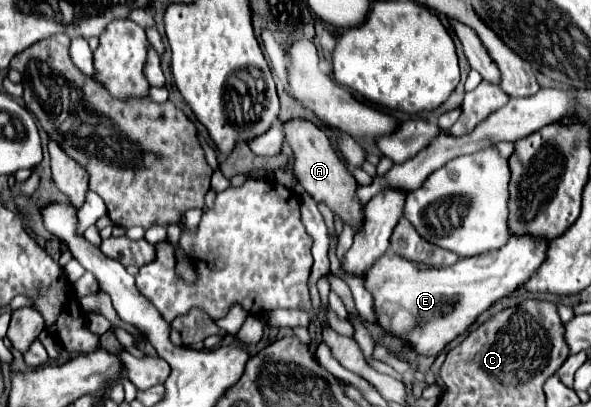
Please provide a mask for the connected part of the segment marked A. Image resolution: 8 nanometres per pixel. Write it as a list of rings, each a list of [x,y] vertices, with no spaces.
[[[291,119],[285,123],[287,143],[295,153],[295,175],[299,183],[313,195],[317,203],[325,203],[333,213],[341,217],[345,225],[349,225],[355,233],[363,227],[363,203],[357,197],[357,181],[345,163],[339,159],[337,151],[331,145],[329,135],[319,129],[315,123],[305,119]]]

